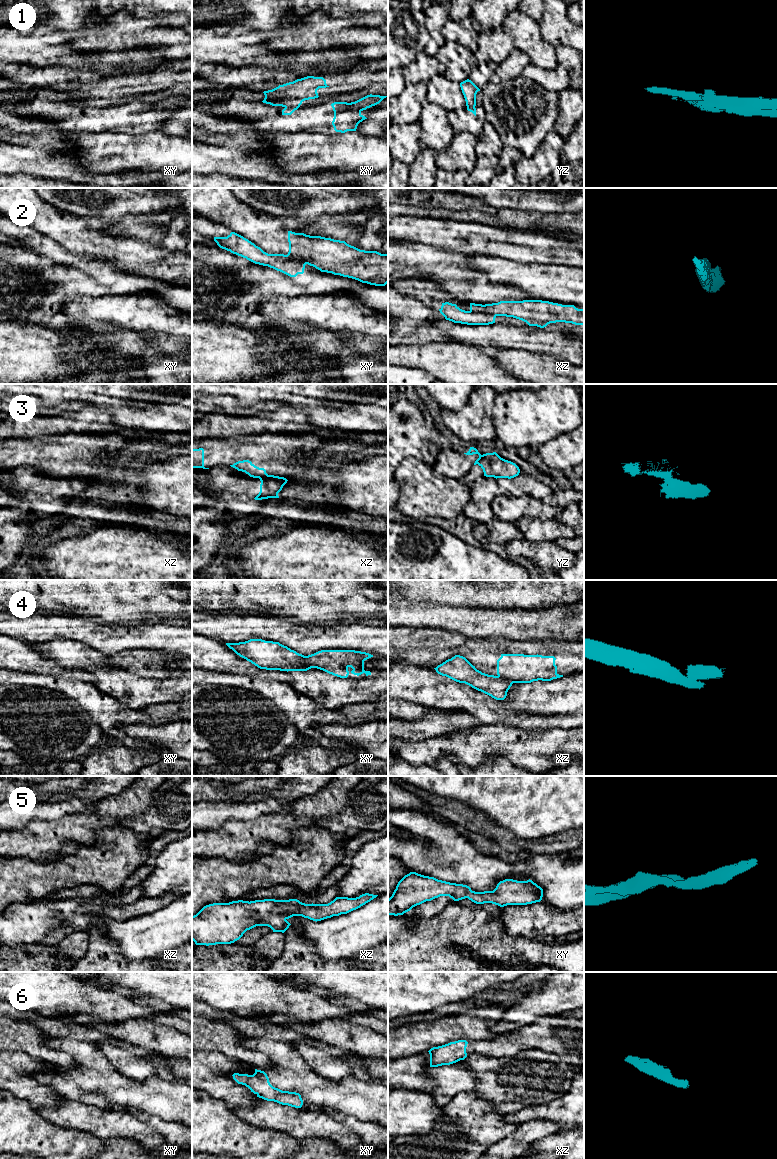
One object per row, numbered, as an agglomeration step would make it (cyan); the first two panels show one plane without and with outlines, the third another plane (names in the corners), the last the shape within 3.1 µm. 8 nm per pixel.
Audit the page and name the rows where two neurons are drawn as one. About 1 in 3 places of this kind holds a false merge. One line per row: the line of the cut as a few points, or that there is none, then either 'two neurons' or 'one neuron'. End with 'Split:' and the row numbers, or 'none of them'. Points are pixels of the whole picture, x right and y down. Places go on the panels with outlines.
1: cut in xy along (285, 106), (291, 106), (296, 109); two neurons
2: cut in xz along (469, 311), (478, 311), (495, 316); two neurons
3: cut in xz along (268, 475), (259, 478); two neurons
4: cut in xz along (498, 675), (514, 682); two neurons
5: no cut; one neuron
6: no cut; one neuron
Split: 1, 2, 3, 4

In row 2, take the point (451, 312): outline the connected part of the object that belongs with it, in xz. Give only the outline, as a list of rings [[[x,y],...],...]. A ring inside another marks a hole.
[[[449,302],[442,303],[439,311],[446,320],[467,325],[489,325],[495,323],[496,318],[495,315],[462,310]]]

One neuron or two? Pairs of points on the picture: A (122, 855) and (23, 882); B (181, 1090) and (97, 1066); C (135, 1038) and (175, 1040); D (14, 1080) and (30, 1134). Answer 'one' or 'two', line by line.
A: one
B: one
C: one
D: two

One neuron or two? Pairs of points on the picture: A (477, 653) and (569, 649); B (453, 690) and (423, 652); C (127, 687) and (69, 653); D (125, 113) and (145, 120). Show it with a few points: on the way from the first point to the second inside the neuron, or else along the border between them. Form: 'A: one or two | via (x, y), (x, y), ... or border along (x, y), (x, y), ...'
A: one | via (500, 647), (506, 647), (511, 651), (546, 651)
B: two | border along (410, 663), (433, 668)
C: one | via (112, 679), (92, 660), (84, 657)
D: one | via (130, 115), (140, 116)

